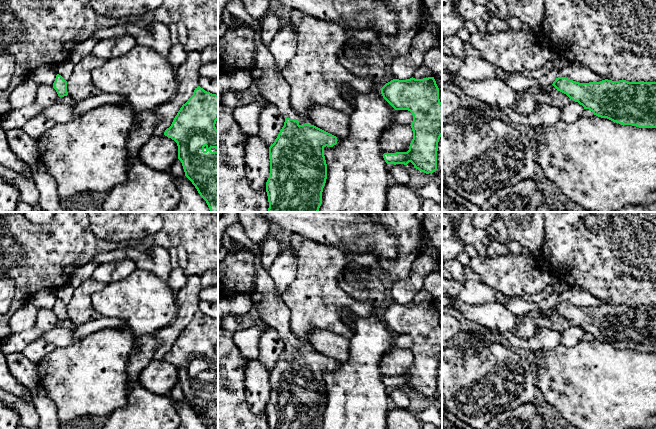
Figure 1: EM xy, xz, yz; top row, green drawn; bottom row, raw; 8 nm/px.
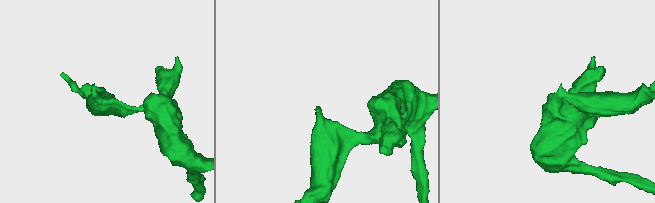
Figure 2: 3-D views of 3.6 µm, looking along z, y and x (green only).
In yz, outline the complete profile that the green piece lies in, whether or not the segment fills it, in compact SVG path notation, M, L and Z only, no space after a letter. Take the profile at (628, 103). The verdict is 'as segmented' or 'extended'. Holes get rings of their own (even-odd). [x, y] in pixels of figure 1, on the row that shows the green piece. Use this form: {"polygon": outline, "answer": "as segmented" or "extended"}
{"polygon": "M558 77L552 84L531 87L526 90L542 105L564 108L575 101L594 115L622 125L639 128L656 128L656 82L628 82L626 80L579 83L566 77Z", "answer": "extended"}

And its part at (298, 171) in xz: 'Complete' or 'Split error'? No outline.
Split error

